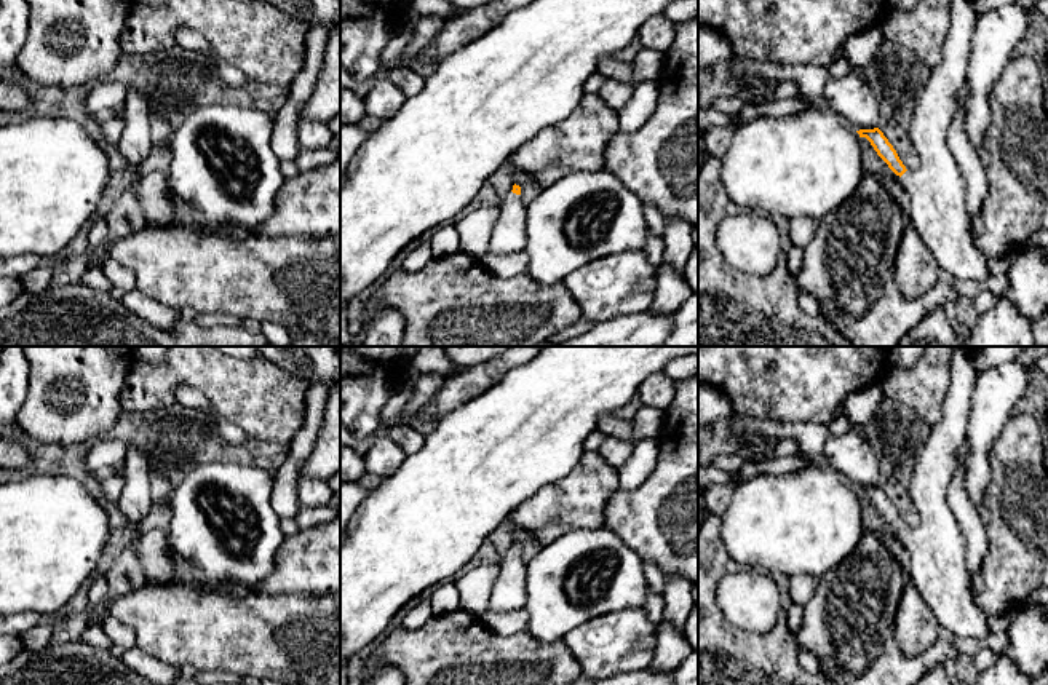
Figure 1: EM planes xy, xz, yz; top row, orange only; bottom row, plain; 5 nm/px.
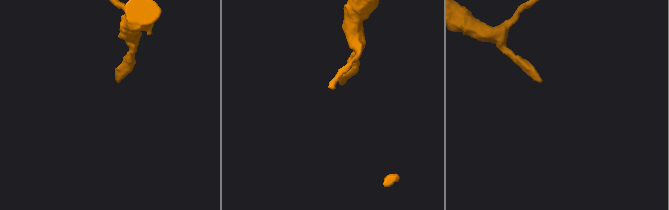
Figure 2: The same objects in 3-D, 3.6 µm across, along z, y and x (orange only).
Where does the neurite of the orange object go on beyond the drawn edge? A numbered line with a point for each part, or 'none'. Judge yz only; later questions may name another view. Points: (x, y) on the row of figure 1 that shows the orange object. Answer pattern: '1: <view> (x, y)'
1: yz (936, 189)

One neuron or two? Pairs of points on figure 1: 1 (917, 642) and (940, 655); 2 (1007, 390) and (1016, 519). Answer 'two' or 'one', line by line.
1: two
2: two

